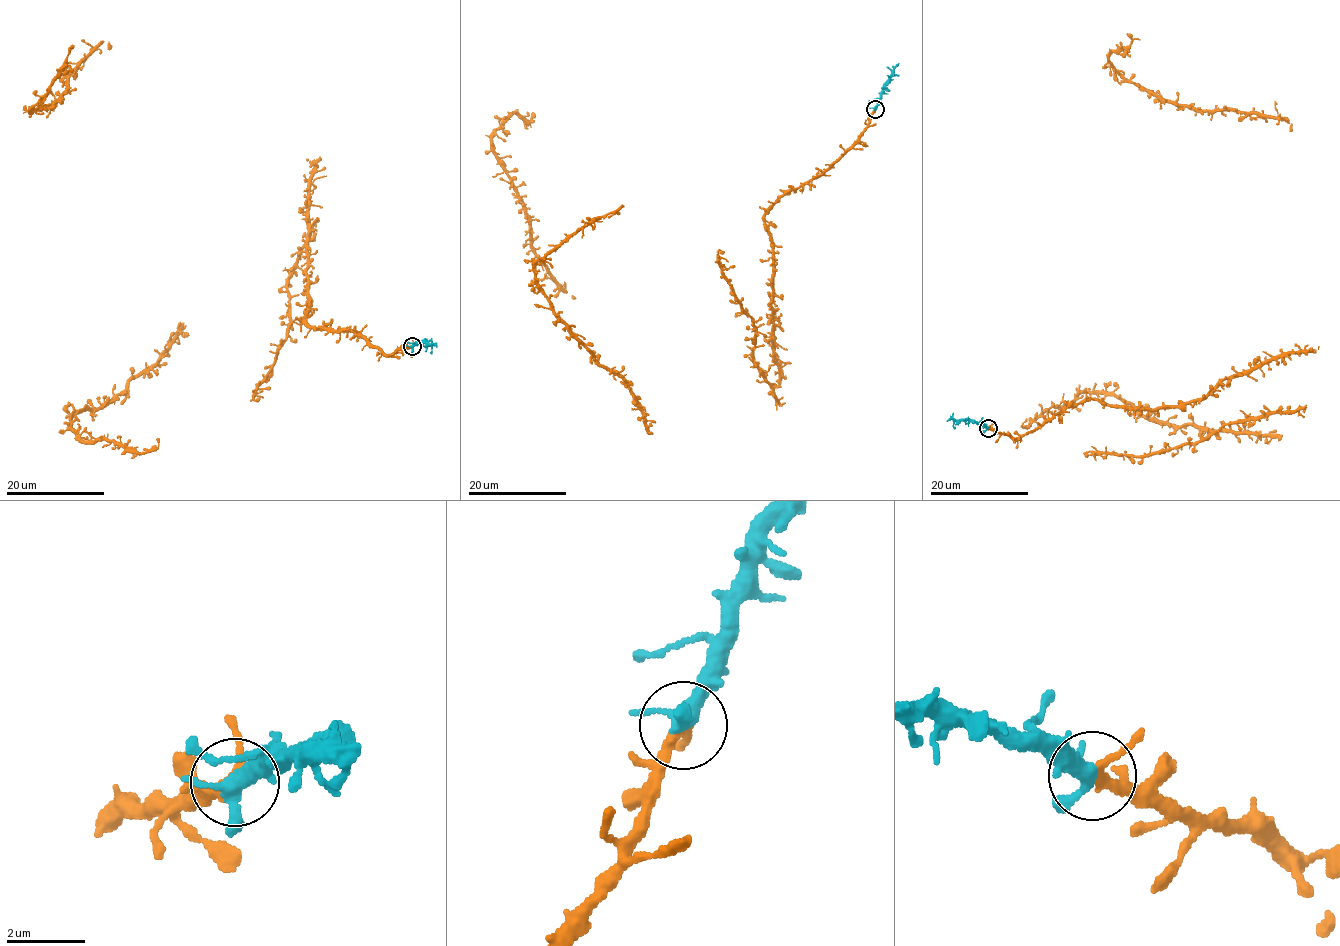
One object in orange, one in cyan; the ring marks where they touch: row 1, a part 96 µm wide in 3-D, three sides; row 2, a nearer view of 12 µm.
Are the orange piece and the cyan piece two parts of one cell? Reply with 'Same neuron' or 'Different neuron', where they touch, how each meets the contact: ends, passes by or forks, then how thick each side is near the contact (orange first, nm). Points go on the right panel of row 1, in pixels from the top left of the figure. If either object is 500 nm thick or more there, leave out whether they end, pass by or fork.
Same neuron. Place: (988, 428). At the ring orange passes by. At the ring cyan forks. Thickness 240 nm (orange) against 320 nm

